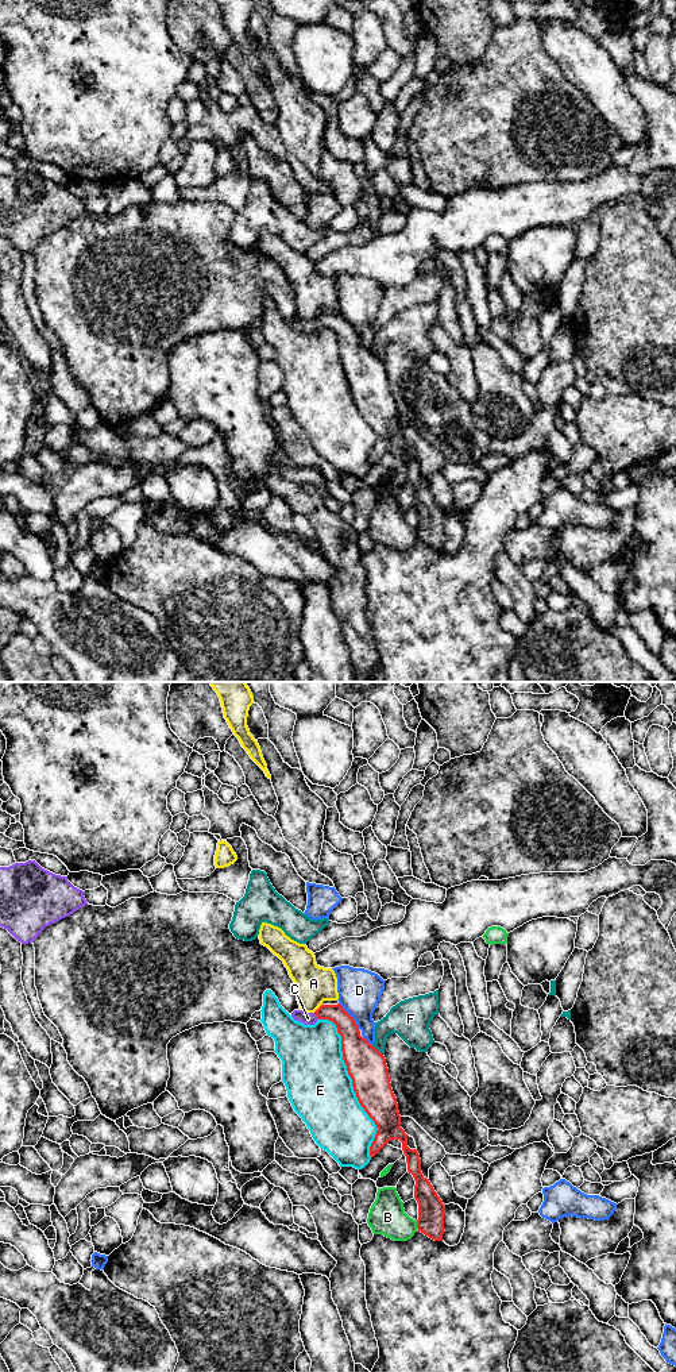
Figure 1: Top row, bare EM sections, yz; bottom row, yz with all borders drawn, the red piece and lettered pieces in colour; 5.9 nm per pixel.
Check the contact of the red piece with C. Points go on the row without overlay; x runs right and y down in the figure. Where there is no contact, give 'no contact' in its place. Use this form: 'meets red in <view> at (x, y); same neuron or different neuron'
meets red in yz at (316, 323); same neuron

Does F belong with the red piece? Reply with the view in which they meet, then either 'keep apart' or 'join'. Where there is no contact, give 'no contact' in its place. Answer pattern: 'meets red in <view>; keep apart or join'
meets red in yz; keep apart

